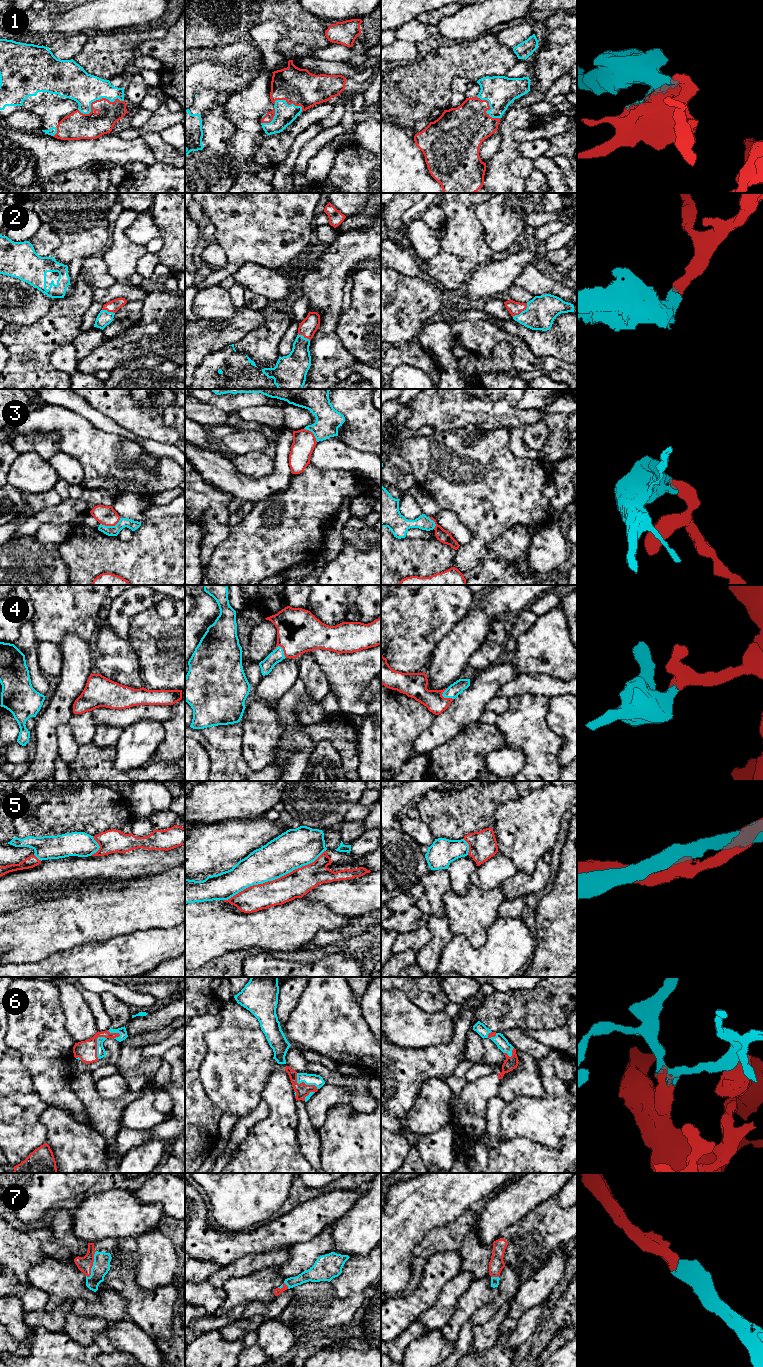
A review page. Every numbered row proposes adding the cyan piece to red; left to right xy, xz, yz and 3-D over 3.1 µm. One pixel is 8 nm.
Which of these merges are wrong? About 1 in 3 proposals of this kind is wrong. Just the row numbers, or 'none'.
3, 5

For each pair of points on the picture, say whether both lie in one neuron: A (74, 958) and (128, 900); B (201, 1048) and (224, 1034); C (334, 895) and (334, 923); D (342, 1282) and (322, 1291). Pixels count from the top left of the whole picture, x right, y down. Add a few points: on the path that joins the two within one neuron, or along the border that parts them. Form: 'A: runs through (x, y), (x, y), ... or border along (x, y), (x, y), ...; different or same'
A: border along (110, 938), (104, 941), (78, 944), (64, 950); different
B: border along (219, 1025), (204, 1036), (207, 1053), (200, 1068); different
C: border along (313, 902), (322, 902), (337, 913), (350, 917); different
D: border along (329, 1282), (340, 1297), (356, 1292); different

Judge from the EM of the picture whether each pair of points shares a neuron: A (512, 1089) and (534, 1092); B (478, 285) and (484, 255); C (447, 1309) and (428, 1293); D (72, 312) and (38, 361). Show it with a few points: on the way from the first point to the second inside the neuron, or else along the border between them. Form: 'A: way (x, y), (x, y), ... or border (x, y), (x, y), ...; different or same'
A: way (517, 1089), (529, 1089); same
B: border (493, 260), (479, 265), (466, 281); different
C: border (449, 1280), (440, 1291), (435, 1303), (419, 1316); different
D: way (61, 324), (38, 349); same

